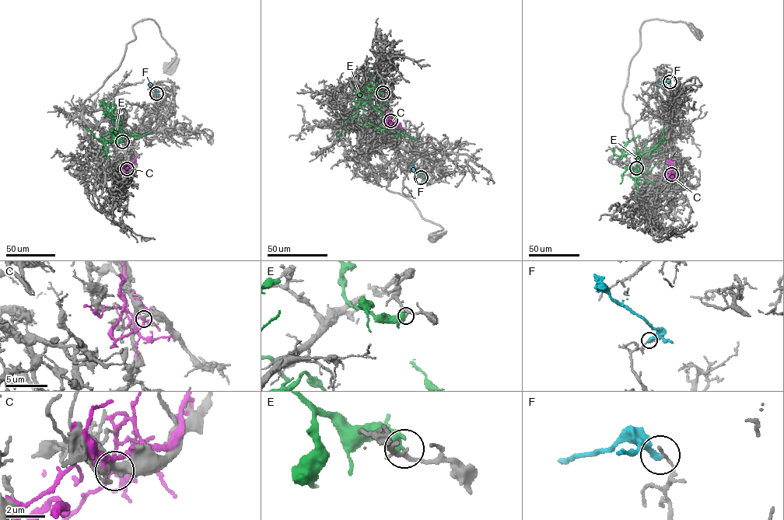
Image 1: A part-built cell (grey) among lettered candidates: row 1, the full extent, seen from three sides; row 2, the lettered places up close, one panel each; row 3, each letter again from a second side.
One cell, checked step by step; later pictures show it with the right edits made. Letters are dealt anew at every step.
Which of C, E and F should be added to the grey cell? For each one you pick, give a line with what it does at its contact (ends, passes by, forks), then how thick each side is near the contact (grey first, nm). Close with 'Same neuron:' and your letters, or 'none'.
Same neuron: none

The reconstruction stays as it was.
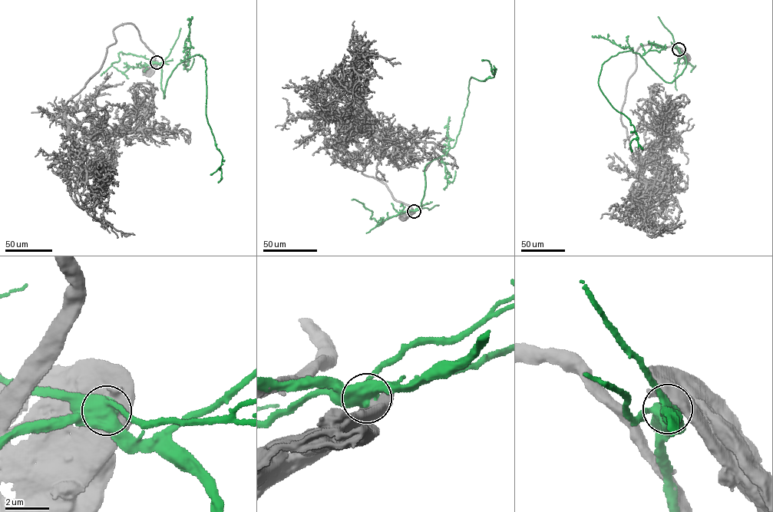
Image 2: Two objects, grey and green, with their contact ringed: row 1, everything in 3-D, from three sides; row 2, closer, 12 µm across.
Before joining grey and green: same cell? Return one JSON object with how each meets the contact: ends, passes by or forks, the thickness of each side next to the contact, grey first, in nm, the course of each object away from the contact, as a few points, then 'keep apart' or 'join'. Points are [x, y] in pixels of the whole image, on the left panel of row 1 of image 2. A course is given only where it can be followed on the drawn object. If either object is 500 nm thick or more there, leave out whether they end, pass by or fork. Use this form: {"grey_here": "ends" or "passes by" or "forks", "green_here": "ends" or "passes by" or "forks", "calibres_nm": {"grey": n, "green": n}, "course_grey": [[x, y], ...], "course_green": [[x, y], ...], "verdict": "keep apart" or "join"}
{"calibres_nm": {"grey": 800, "green": 550}, "course_grey": [[156, 62], [147, 69]], "course_green": [[156, 62], [163, 98], [177, 64], [196, 54], [206, 60], [206, 113], [222, 156], [210, 174]], "verdict": "keep apart"}

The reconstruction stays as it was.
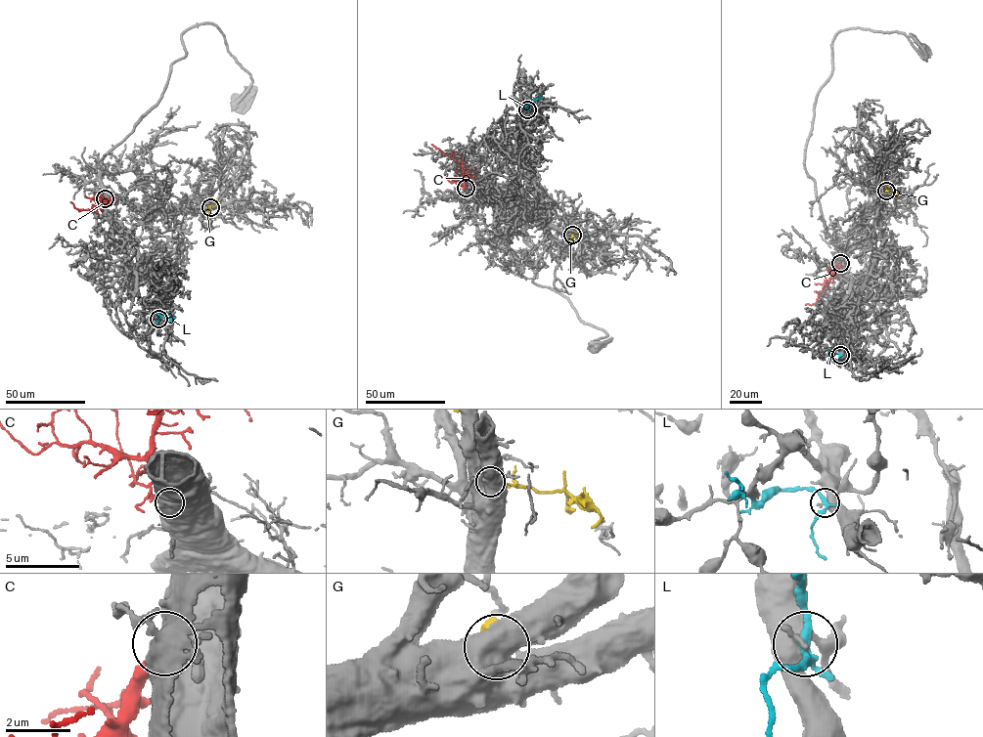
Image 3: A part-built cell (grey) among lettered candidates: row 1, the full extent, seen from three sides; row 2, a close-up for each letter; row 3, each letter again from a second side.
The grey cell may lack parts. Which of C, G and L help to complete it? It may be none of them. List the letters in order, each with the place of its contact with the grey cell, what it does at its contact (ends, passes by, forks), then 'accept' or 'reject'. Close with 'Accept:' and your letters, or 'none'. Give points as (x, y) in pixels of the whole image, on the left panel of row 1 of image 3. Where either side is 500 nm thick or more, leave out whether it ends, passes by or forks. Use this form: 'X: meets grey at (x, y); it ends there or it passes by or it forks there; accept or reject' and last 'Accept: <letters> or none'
C: meets grey at (105, 198); accept
G: meets grey at (210, 207); reject
L: meets grey at (158, 319); reject
Accept: C

